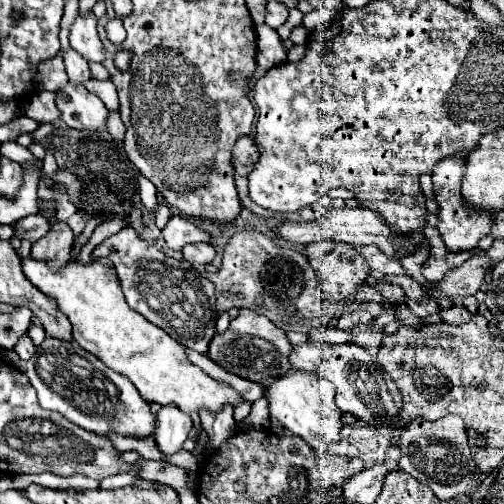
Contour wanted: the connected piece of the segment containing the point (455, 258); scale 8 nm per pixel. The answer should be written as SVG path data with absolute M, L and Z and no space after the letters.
M426 227L424 233L428 233L428 239L430 239L430 257L422 265L422 275L428 281L440 281L448 269L452 269L452 267L460 265L460 261L468 259L466 253L462 253L462 255L448 253L446 245L442 245L442 239L438 237L438 231L434 227Z

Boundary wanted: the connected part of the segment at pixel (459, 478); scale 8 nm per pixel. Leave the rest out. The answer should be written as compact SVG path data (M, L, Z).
M446 415L438 421L412 419L396 443L404 453L398 461L400 469L428 485L438 499L452 499L460 493L472 493L478 487L478 483L470 477L476 465L470 455L464 421L458 415Z

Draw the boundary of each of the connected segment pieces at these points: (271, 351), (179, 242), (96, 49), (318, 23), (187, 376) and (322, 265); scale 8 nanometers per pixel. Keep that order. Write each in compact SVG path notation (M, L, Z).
M240 309L238 317L230 321L228 329L224 333L216 333L212 337L210 347L208 347L208 357L214 363L218 363L220 367L224 367L226 371L230 371L242 379L266 385L268 381L272 381L274 377L278 377L290 369L290 363L288 363L290 349L292 349L292 345L286 339L284 331L278 329L272 321L268 321L268 317L264 317L252 309Z
M172 215L168 225L162 229L164 241L172 251L180 251L188 243L198 243L198 241L208 241L208 235L200 231L194 223L180 215Z
M92 13L88 17L82 17L82 15L76 17L76 23L70 27L70 45L88 63L104 61L102 41L96 31L96 17Z
M320 7L320 9L312 11L312 13L306 13L306 15L302 17L302 25L304 25L306 29L310 29L310 31L316 31L316 29L324 27L330 19L334 19L334 15L336 15L335 11L329 10L326 7Z
M28 257L22 263L22 271L32 285L56 299L58 307L74 327L74 341L110 369L126 375L146 401L154 405L178 405L178 409L190 417L200 411L218 413L226 407L226 403L230 407L238 407L246 401L226 381L218 381L194 365L186 357L184 347L166 331L132 311L122 297L114 269L104 261L92 261L90 265L68 261L58 273L54 273L46 263Z
M336 241L310 243L308 259L318 271L320 291L328 301L346 299L358 283L368 279L370 267L350 245Z

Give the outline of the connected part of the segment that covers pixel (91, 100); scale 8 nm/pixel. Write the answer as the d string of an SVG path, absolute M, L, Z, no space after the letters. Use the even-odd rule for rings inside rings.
M68 83L64 89L60 89L56 105L62 111L64 123L72 129L100 133L108 127L108 109L96 95L86 91L82 85Z

